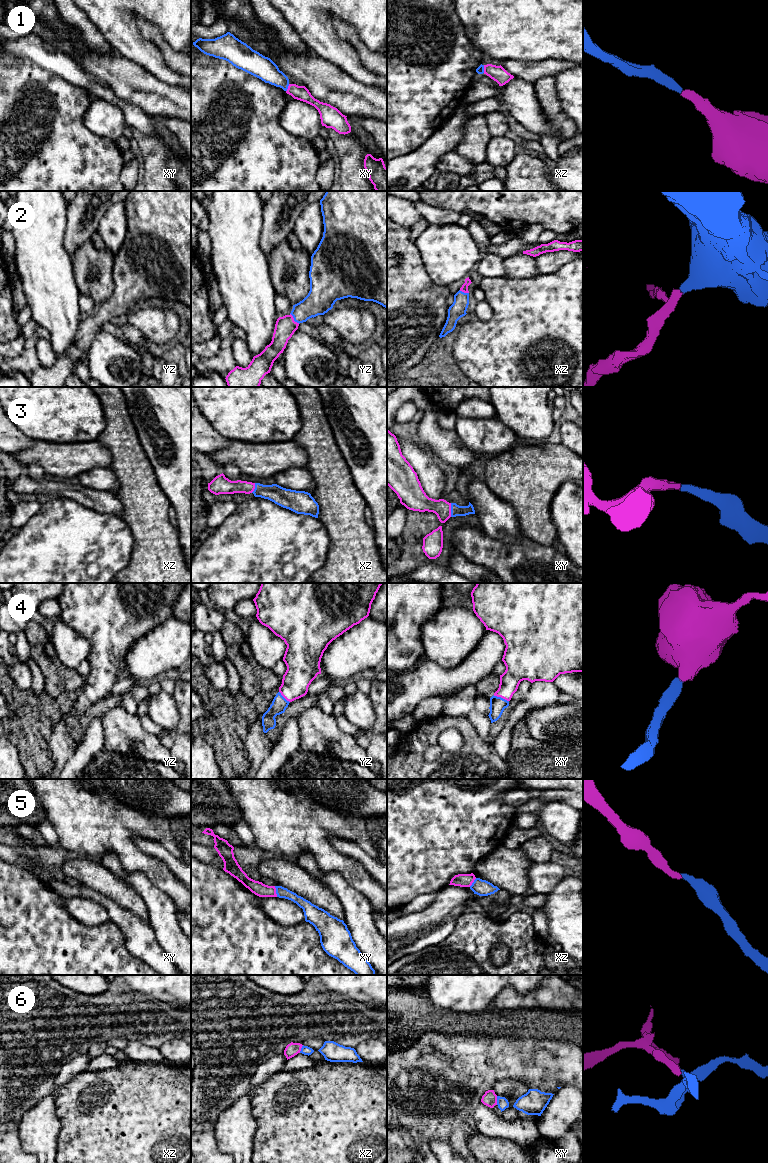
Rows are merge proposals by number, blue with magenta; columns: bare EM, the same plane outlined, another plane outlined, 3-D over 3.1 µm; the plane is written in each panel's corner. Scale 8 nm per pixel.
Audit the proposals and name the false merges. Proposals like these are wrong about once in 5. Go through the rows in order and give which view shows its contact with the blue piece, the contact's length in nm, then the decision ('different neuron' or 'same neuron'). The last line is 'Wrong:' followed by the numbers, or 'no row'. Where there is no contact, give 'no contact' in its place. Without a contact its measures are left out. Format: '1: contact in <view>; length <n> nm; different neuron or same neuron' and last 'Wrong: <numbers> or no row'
1: contact in xy; length 70 nm; same neuron
2: contact in yz; length 120 nm; same neuron
3: contact in xy; length 110 nm; same neuron
4: contact in xy; length 140 nm; same neuron
5: contact in xy; length 90 nm; same neuron
6: contact in xy; length 70 nm; different neuron
Wrong: 6

